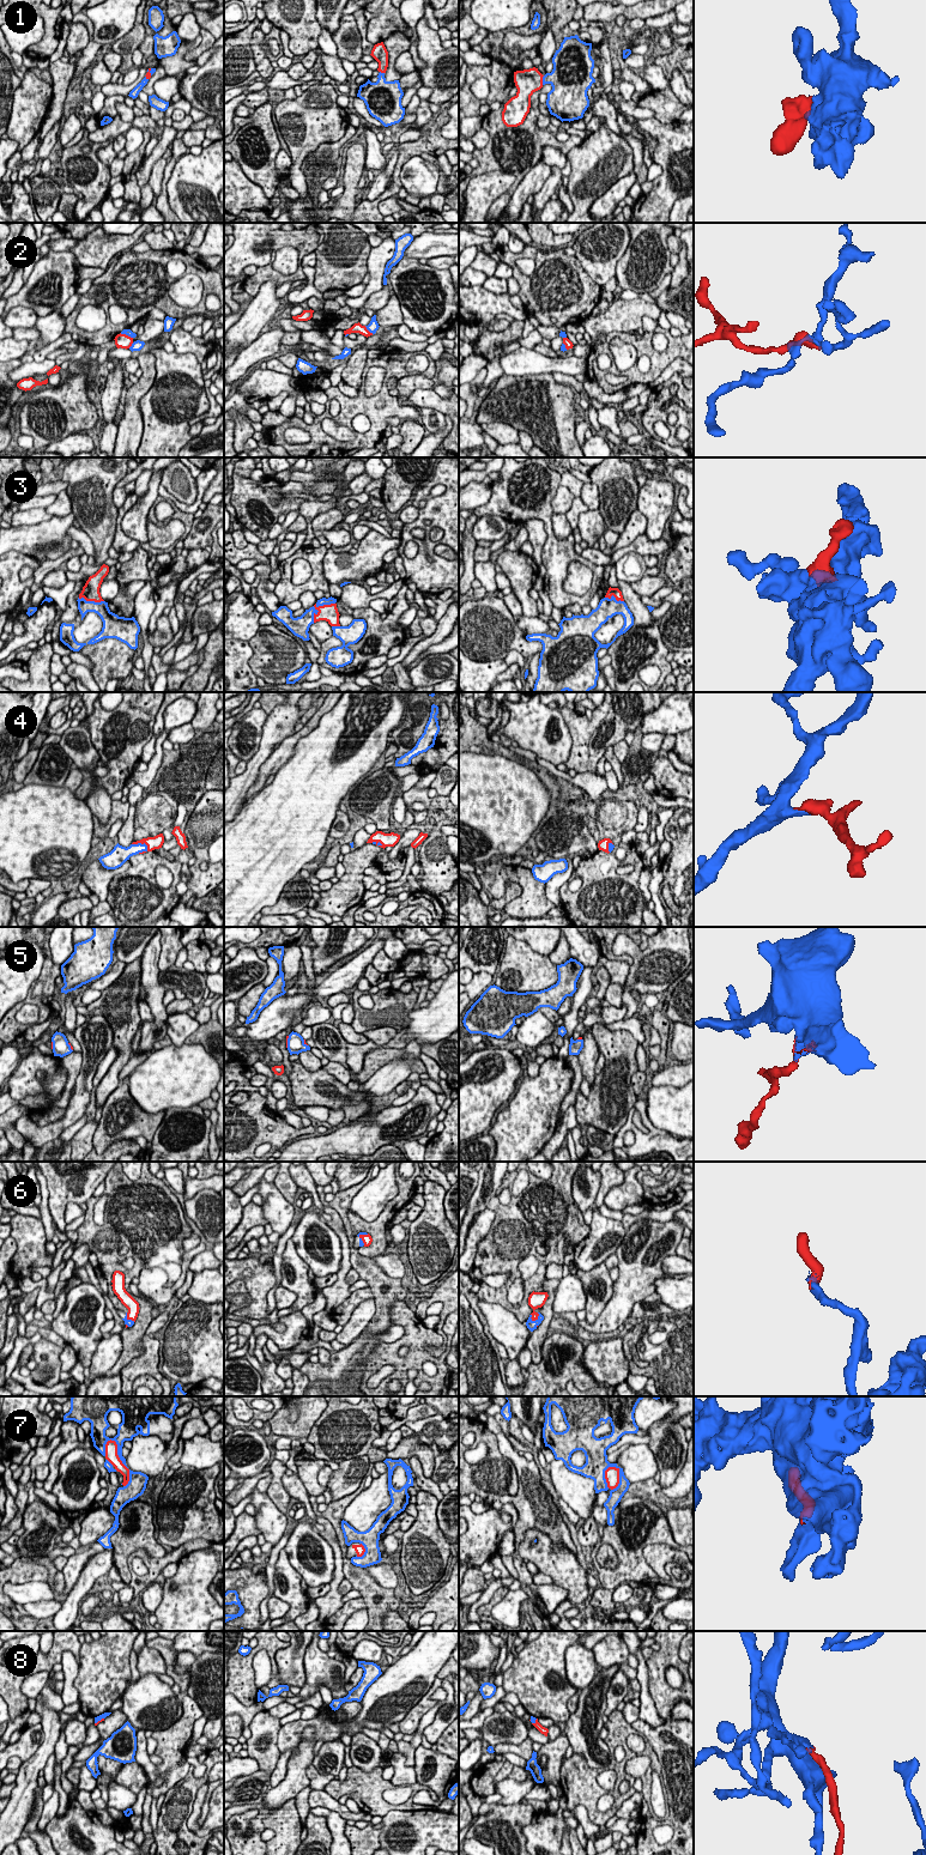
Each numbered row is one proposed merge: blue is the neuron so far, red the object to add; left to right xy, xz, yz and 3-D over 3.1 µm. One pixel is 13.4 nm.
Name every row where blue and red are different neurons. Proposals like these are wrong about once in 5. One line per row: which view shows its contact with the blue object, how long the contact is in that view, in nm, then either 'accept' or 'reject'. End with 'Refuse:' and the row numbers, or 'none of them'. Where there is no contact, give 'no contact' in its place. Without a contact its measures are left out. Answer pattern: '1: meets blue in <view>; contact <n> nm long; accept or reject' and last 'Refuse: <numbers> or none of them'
1: meets blue in yz; contact 130 nm long; accept
2: meets blue in xz; contact 160 nm long; reject
3: meets blue in xz; contact 400 nm long; accept
4: meets blue in xy; contact 240 nm long; accept
5: meets blue in xz; contact 160 nm long; accept
6: meets blue in yz; contact 150 nm long; accept
7: meets blue in xy; contact 700 nm long; reject
8: meets blue in xy; contact 150 nm long; accept
Refuse: 2, 7

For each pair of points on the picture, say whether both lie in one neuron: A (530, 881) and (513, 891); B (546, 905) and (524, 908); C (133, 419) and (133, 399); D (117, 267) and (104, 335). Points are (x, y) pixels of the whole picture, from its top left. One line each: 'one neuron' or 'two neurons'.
A: two neurons
B: one neuron
C: one neuron
D: one neuron

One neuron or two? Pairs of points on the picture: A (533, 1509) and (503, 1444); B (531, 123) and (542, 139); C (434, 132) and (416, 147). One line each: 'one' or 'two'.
A: one
B: one
C: one

